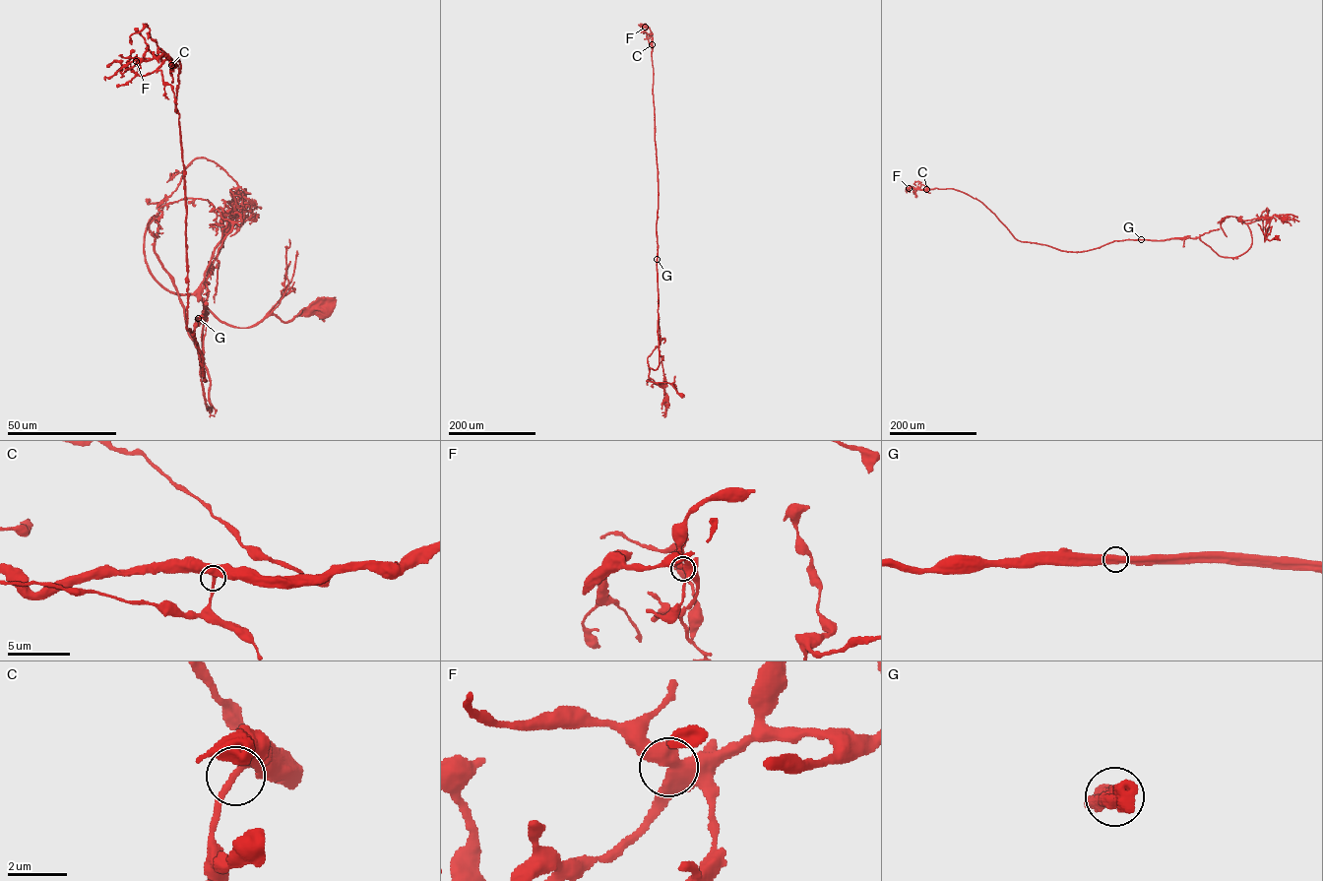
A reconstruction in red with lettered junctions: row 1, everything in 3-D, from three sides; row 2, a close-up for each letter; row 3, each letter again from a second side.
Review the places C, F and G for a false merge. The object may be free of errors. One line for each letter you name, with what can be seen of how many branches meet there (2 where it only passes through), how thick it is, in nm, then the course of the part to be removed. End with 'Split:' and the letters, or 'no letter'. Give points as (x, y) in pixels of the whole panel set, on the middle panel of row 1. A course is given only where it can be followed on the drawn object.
G: branches 2; calibre 550 nm; course (657, 259), (658, 308)
Split: G

